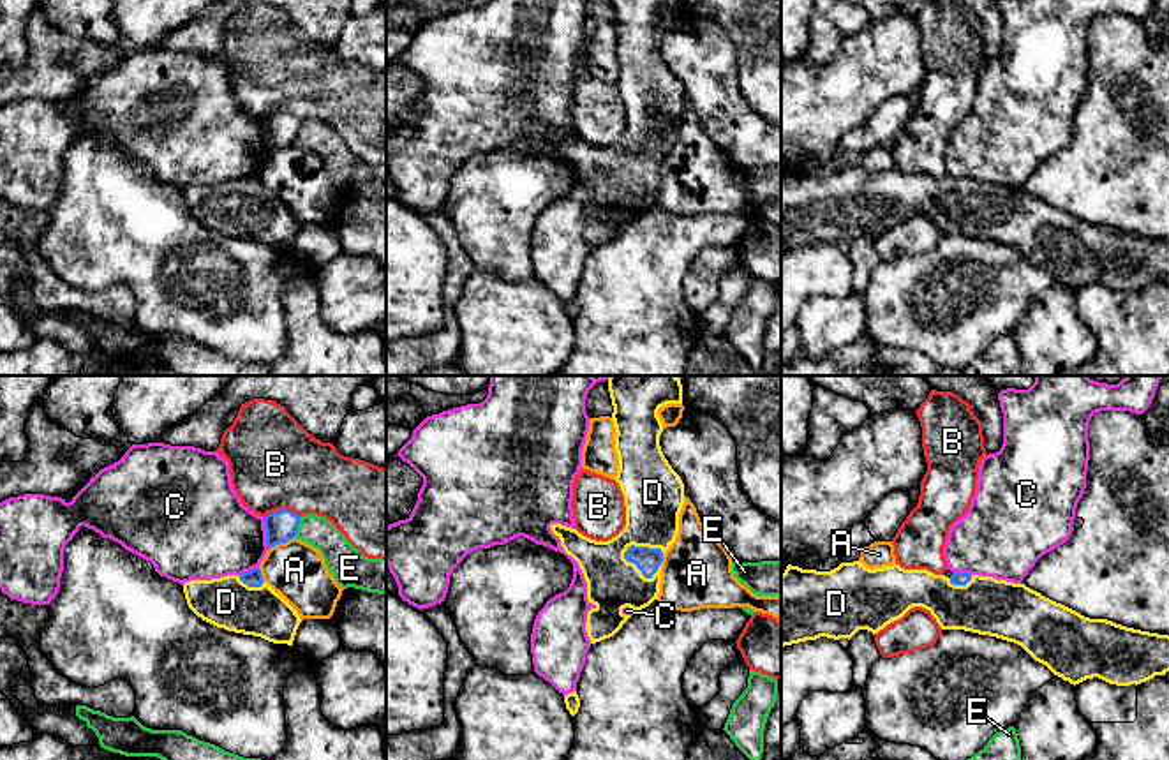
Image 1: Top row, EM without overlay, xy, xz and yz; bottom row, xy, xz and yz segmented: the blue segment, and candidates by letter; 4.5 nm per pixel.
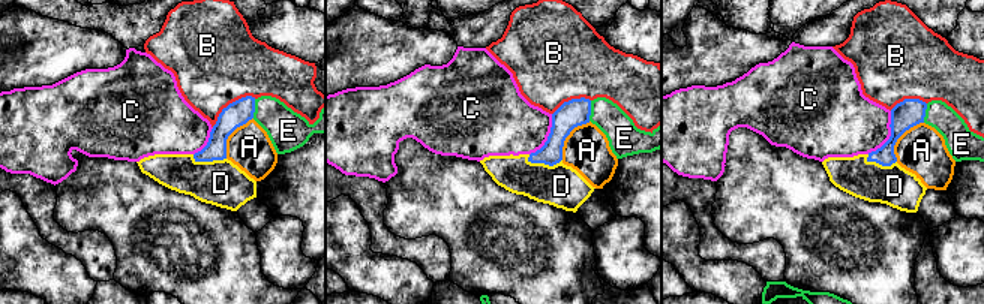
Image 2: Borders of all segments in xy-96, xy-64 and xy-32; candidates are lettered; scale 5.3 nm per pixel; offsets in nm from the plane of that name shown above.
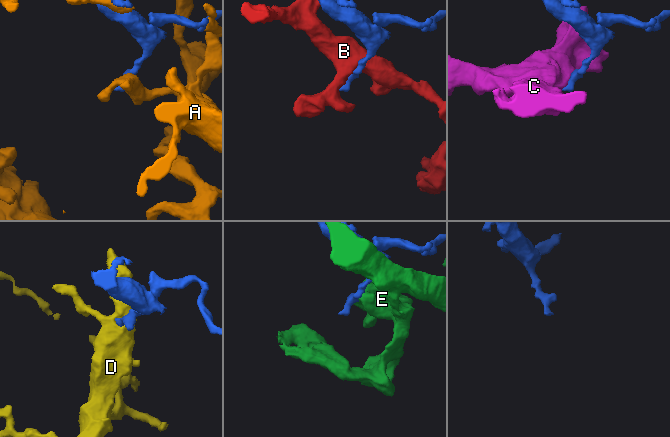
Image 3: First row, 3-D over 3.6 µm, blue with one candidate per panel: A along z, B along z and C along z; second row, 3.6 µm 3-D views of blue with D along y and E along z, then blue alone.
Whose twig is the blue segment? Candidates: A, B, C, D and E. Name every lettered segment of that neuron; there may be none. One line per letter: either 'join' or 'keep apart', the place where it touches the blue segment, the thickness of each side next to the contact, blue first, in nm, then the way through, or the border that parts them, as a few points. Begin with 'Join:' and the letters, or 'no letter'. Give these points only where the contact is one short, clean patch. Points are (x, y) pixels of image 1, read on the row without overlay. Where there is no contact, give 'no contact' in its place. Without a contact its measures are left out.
Join: D
A: keep apart; contact xy (282, 147); calibres 140 and 260 nm
B: keep apart; contact xy (281, 115); calibres 140 and 420 nm
C: keep apart; contact xy (267, 138); calibres 140 and 400 nm; border xy (263, 122), (268, 154)
D: join; contact xz (632, 166); calibres 110 and 240 nm; way xz (647, 164), (632, 166), (625, 157), (653, 117)
E: keep apart; contact xy (297, 133); calibres 140 and 160 nm; border xy (300, 122), (295, 141)

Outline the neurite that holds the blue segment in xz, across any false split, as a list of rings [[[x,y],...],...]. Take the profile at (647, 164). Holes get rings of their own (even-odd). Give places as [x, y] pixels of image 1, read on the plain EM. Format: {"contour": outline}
{"contour": [[[610,0],[610,4],[619,63],[615,86],[624,101],[626,130],[608,146],[591,145],[561,129],[550,130],[564,157],[578,168],[587,187],[587,205],[594,210],[585,227],[591,249],[610,243],[622,233],[631,222],[622,217],[626,212],[638,217],[658,205],[663,160],[677,143],[679,118],[684,109],[684,88],[659,51],[665,32],[658,21],[663,11],[682,9],[682,0]]]}

